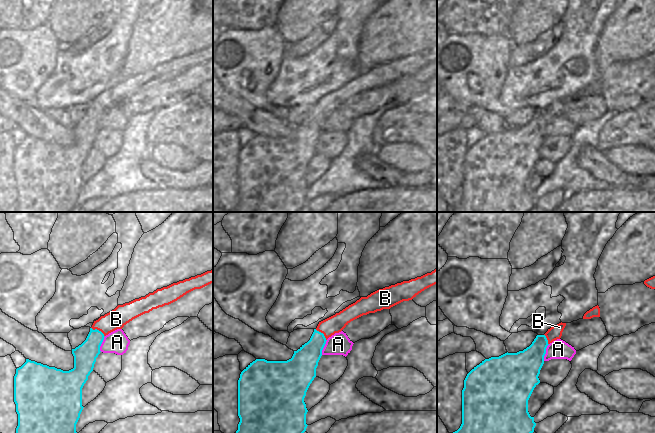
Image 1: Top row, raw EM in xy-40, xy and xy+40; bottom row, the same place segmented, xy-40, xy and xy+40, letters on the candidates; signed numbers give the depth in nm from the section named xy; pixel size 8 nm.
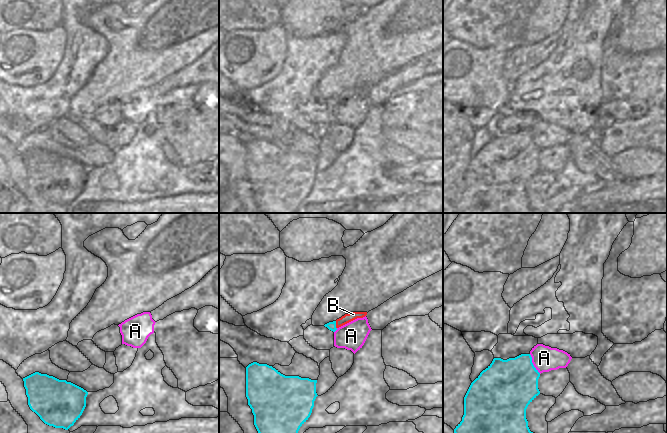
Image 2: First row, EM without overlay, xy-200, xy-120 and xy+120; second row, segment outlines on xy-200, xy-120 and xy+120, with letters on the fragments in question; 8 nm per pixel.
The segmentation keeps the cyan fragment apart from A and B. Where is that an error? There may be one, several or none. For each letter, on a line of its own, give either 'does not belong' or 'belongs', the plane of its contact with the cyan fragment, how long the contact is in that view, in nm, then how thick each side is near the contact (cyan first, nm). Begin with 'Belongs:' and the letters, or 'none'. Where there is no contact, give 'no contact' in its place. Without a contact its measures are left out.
Belongs: B
A: does not belong | xy+40 | 140 nm | 300/160 nm
B: belongs | xy-40 | 130 nm | 180/160 nm

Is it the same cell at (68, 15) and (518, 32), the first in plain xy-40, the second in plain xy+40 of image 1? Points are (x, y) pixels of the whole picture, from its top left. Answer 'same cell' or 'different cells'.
same cell

